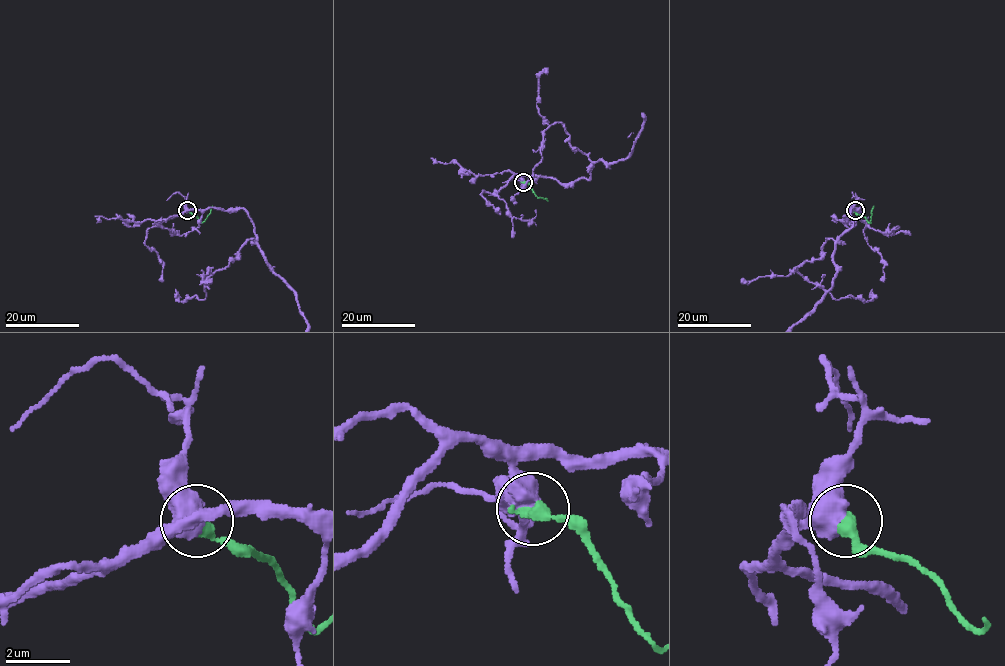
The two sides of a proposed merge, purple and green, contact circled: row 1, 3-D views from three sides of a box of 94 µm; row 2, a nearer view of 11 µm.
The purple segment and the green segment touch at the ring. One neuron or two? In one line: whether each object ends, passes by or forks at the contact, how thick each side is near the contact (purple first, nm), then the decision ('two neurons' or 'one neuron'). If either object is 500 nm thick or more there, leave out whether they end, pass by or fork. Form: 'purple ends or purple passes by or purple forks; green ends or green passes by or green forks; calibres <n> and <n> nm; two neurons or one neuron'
calibres 750 and 440 nm; two neurons

